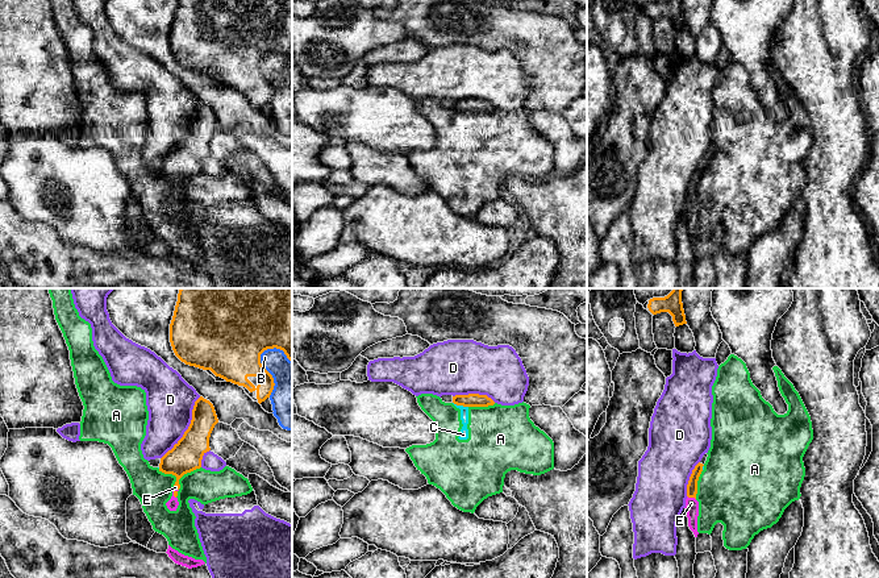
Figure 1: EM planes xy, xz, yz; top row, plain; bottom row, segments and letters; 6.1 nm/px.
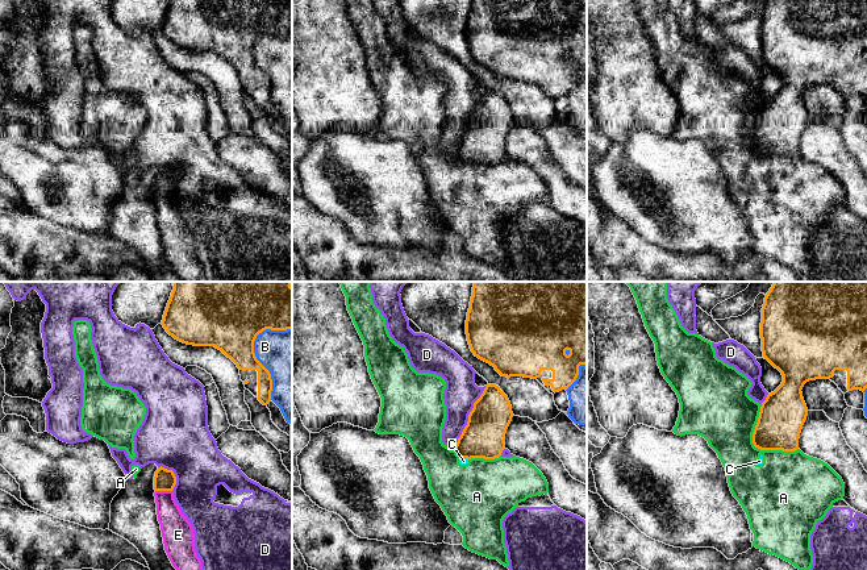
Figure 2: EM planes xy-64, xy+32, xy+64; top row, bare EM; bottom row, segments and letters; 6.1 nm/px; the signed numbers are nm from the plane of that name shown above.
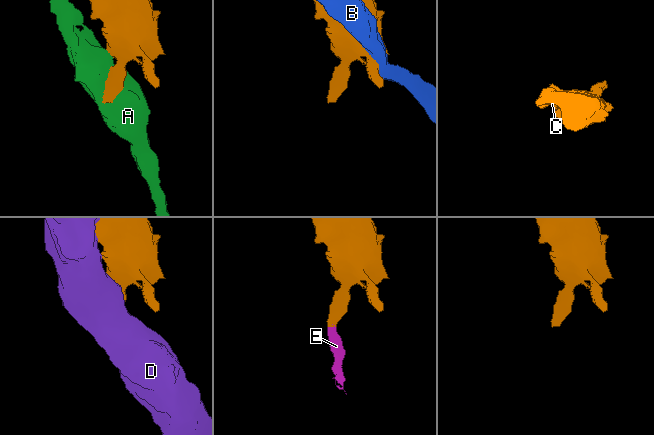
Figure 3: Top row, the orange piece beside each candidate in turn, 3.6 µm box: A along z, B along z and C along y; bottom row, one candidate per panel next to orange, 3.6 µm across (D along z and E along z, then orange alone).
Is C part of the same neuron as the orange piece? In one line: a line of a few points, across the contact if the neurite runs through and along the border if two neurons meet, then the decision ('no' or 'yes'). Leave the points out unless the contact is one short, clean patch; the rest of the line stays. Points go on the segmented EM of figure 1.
line xz (453, 402), (467, 407); no

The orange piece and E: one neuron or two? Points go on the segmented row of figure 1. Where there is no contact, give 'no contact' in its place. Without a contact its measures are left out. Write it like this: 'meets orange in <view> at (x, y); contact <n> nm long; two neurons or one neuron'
meets orange in yz at (691, 497); contact 60 nm long; one neuron

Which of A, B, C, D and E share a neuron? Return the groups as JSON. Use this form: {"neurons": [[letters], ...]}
{"neurons": [["A", "C"], ["B"], ["D"], ["E"]]}

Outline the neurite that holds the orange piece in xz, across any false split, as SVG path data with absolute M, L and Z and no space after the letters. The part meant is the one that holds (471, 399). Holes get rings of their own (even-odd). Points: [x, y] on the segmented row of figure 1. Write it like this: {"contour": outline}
{"contour": "M479 394L455 395L453 396L453 403L463 407L488 407L495 404L487 395Z"}

